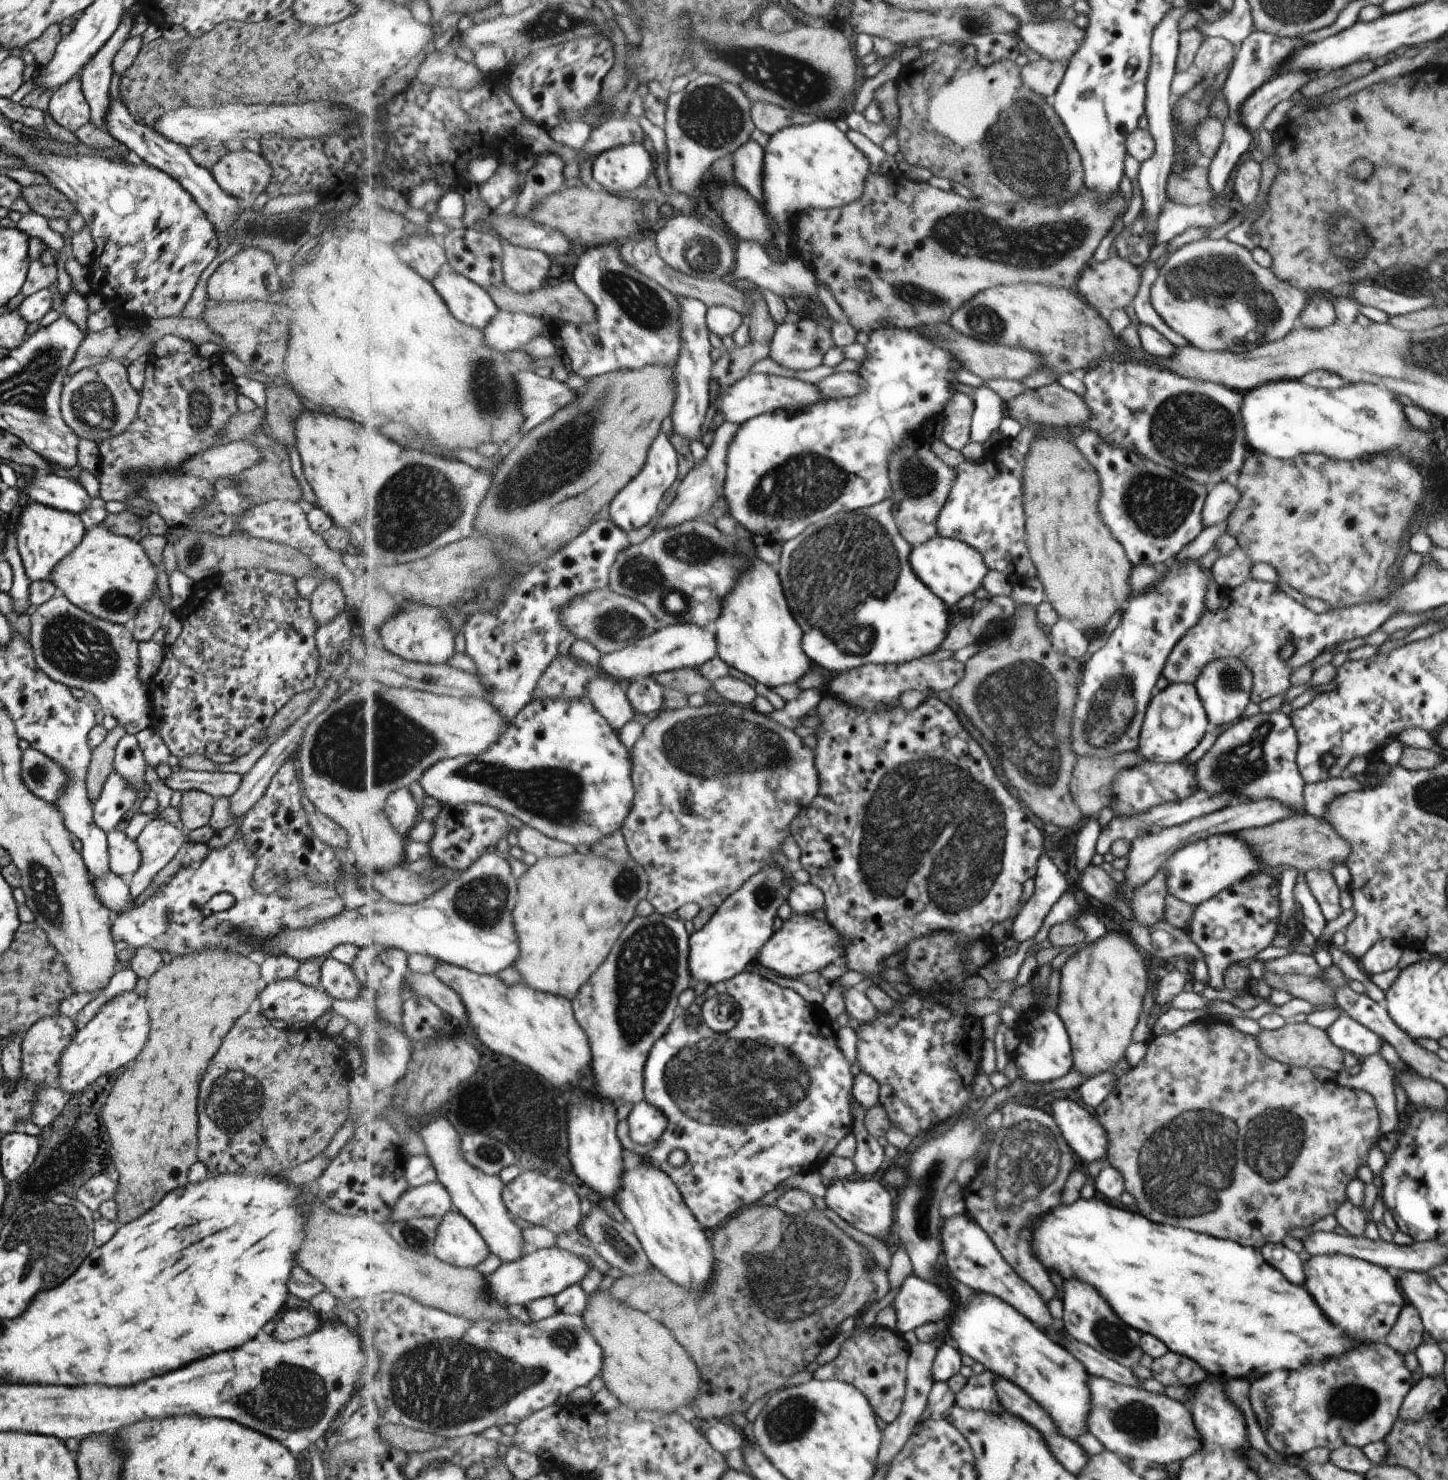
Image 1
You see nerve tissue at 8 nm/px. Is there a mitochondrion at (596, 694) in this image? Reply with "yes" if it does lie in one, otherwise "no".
no

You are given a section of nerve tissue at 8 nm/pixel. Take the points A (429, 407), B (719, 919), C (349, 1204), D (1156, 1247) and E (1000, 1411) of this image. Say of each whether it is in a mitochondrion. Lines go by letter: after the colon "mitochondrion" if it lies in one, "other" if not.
A: other
B: other
C: other
D: other
E: other

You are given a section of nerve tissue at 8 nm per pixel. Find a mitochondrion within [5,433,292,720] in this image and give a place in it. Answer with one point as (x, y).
(70, 643)

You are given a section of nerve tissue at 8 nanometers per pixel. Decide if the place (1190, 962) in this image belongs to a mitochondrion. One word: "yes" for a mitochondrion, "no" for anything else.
no

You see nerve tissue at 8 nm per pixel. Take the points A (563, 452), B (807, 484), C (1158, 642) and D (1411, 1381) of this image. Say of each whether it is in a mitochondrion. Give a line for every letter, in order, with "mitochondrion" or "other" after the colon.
A: mitochondrion
B: mitochondrion
C: other
D: other

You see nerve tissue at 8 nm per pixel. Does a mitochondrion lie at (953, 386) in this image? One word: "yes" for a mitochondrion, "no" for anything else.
no

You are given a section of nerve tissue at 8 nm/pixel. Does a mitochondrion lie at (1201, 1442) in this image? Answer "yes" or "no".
no

